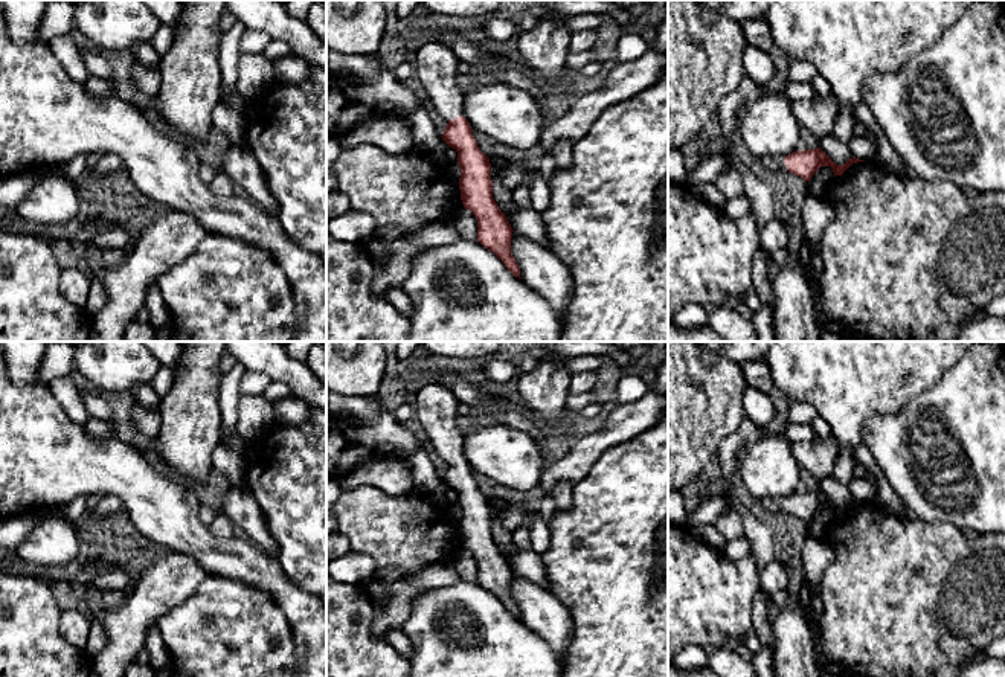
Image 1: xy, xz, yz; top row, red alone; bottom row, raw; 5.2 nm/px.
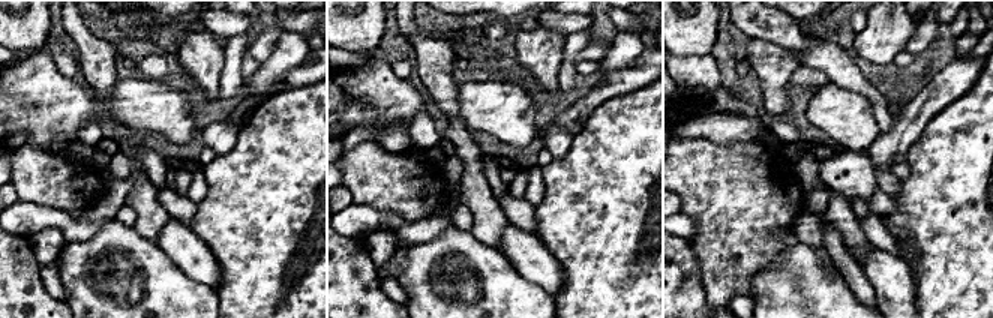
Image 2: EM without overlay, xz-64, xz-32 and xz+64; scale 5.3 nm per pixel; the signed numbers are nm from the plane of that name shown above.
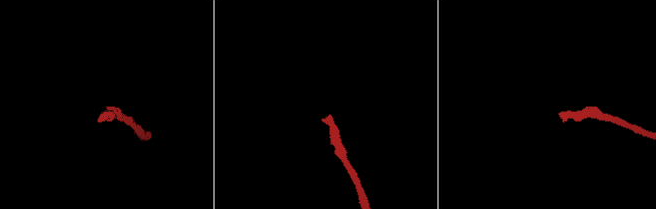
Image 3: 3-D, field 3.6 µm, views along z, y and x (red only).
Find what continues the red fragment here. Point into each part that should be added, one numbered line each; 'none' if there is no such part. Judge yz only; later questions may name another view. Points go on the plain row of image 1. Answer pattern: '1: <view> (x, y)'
1: yz (770, 505)

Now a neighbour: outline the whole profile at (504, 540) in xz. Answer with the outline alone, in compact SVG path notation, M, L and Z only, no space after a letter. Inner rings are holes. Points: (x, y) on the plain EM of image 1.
M491 508L491 521L493 521L493 540L509 563L509 555L514 546L512 537L511 532L508 532L497 520L497 511L494 508Z

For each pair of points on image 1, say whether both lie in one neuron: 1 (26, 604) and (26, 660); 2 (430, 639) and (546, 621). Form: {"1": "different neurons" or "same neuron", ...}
{"1": "same neuron", "2": "different neurons"}

